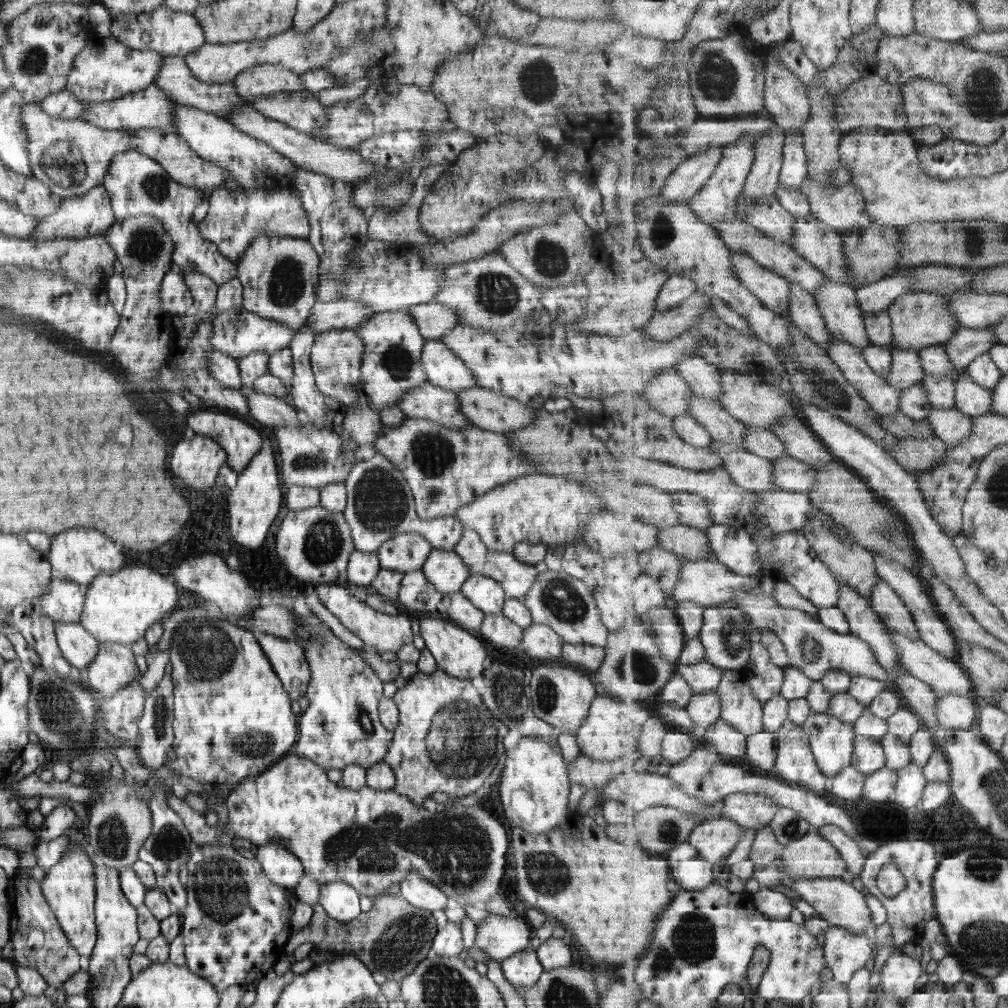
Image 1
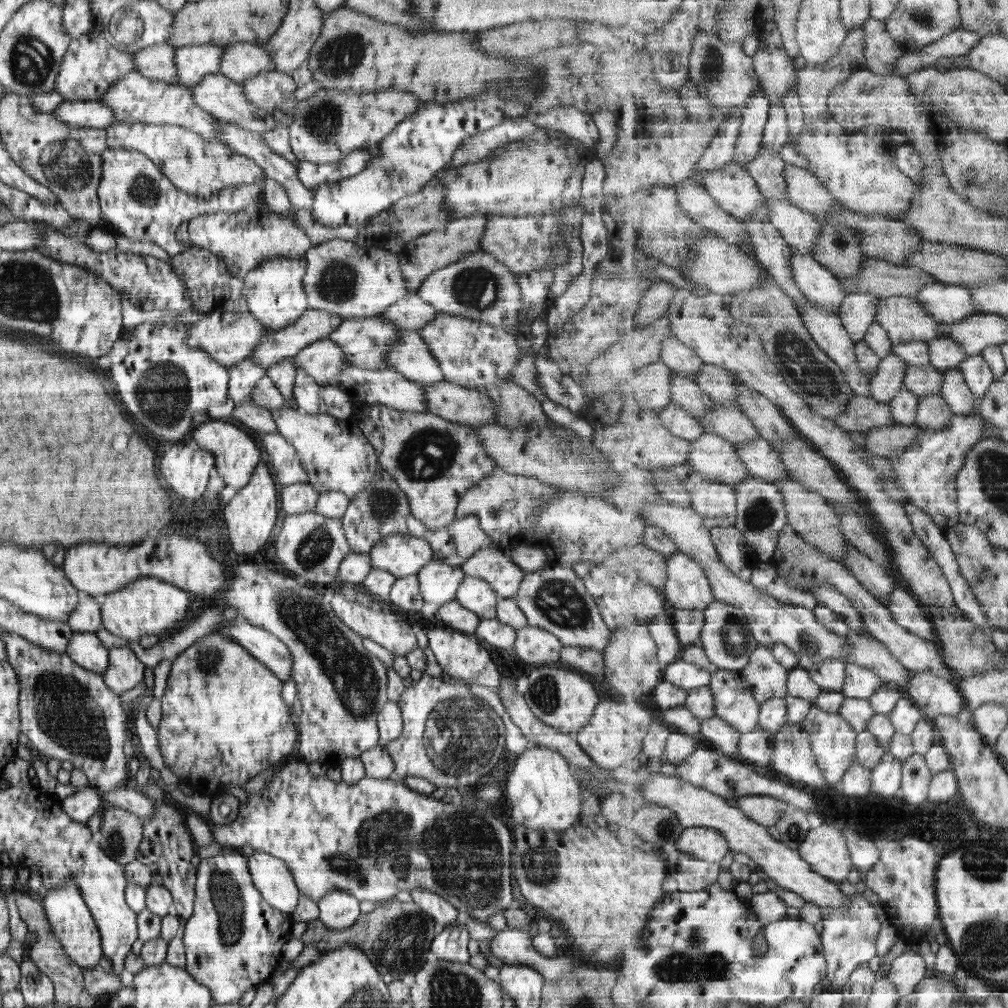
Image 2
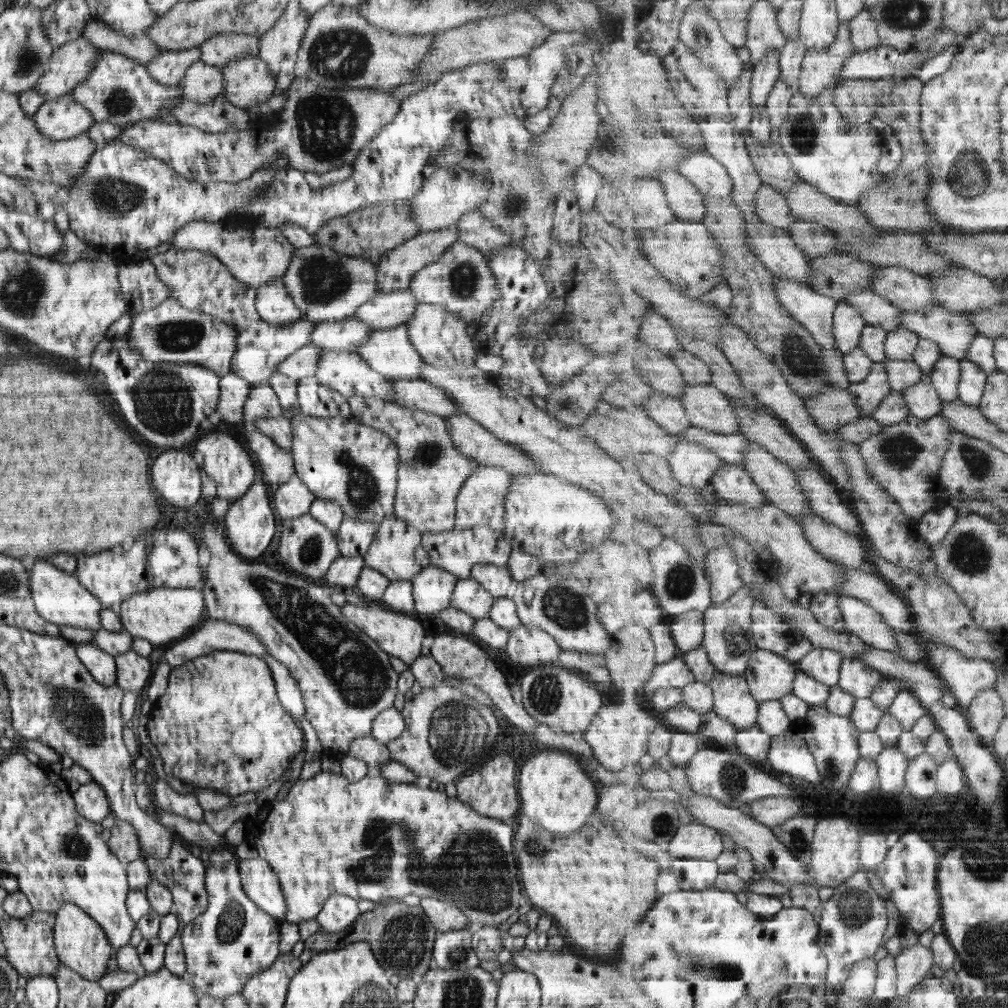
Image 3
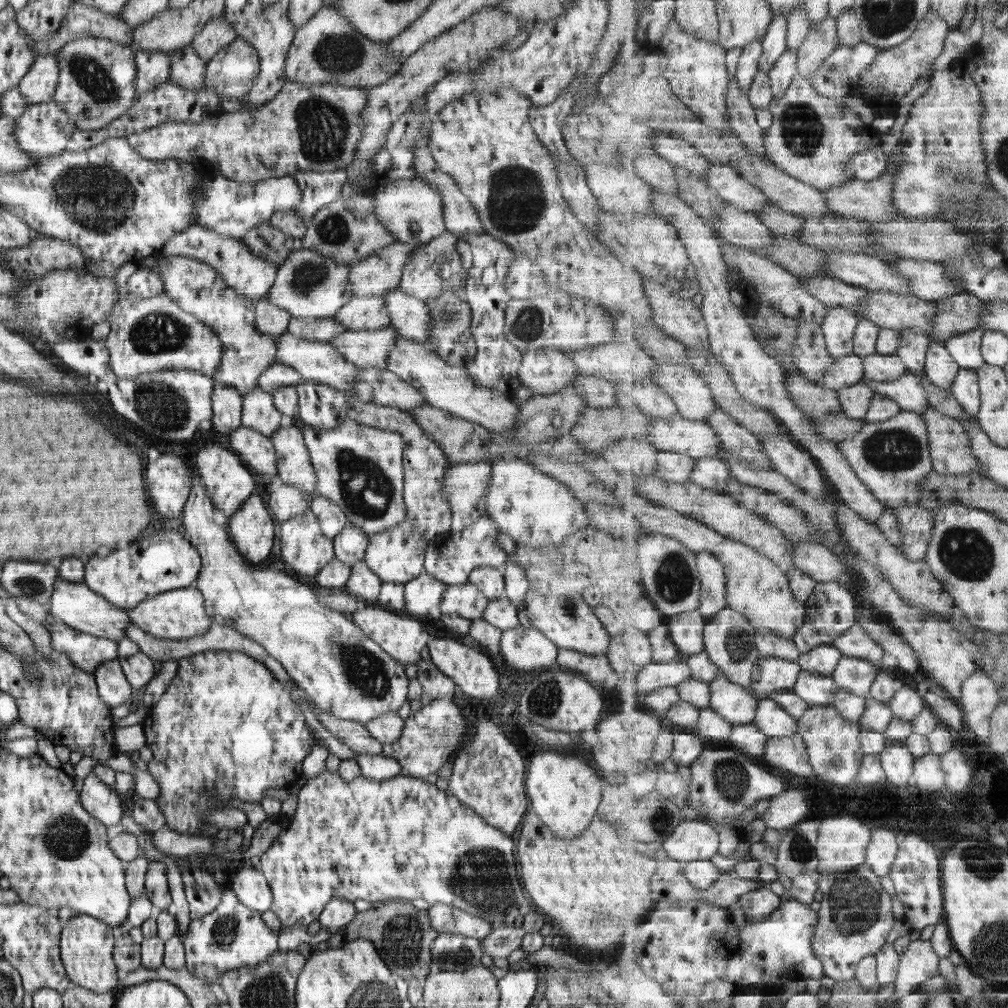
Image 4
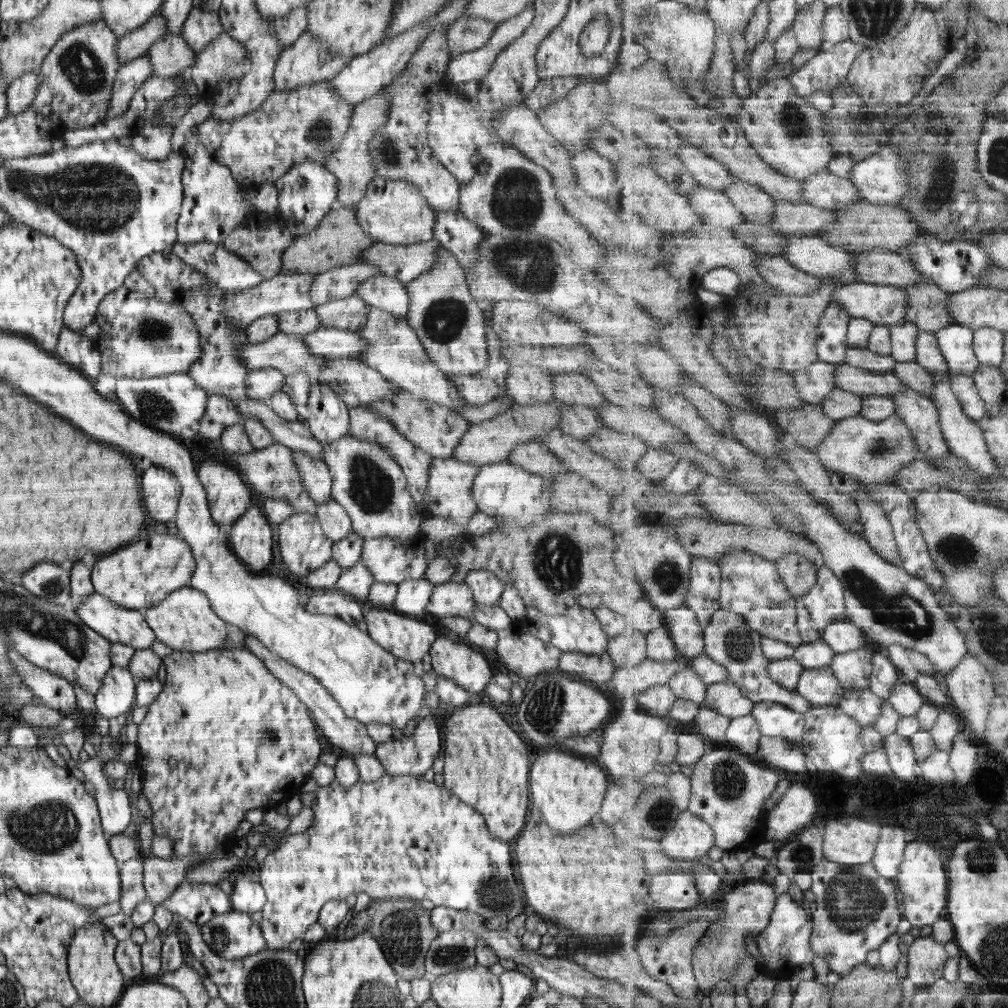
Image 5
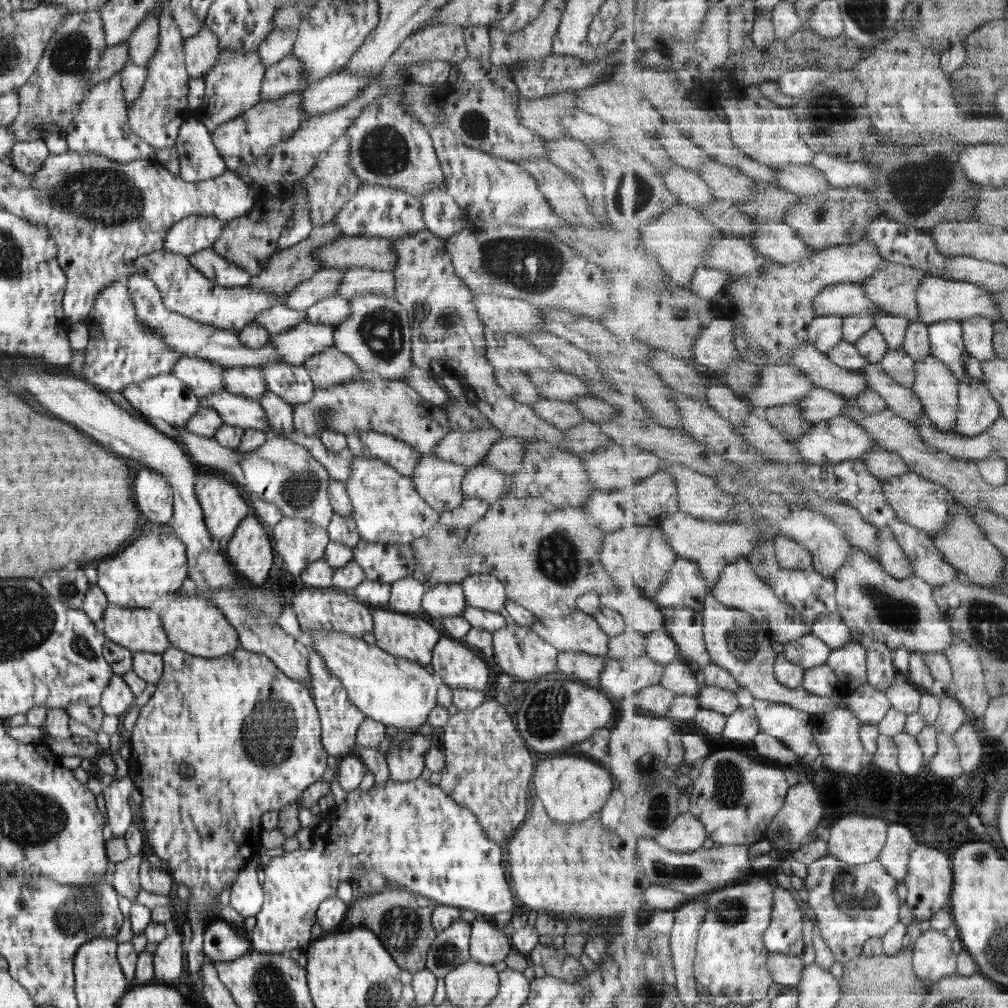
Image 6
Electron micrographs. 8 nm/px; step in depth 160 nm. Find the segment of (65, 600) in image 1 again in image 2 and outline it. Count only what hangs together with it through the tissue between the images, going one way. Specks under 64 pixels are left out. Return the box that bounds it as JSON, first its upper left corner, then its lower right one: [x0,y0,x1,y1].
[67,593,102,633]

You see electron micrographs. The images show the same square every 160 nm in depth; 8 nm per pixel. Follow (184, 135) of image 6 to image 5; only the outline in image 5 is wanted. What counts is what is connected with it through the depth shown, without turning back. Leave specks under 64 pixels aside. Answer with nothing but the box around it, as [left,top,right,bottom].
[177,126,255,244]

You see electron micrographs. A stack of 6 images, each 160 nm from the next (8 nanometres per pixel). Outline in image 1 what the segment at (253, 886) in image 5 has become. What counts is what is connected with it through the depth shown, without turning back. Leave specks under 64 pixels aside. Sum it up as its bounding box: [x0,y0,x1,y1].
[254,842,305,893]

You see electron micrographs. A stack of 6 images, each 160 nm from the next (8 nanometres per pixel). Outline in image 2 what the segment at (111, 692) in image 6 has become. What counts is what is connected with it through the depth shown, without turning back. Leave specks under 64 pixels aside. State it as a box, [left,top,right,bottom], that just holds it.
[65,632,110,674]

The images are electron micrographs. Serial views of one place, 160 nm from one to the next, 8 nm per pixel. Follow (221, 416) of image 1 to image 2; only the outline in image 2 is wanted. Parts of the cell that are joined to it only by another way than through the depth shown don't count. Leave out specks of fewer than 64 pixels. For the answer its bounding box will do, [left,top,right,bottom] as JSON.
[191,415,261,491]

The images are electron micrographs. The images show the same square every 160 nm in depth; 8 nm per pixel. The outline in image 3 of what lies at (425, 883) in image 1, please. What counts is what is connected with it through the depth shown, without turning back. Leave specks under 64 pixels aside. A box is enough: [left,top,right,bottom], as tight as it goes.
[420,896,470,933]

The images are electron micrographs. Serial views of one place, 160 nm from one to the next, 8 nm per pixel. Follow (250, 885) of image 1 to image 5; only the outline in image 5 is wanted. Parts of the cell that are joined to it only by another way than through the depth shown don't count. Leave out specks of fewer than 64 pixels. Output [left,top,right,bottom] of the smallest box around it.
[200,908,267,961]

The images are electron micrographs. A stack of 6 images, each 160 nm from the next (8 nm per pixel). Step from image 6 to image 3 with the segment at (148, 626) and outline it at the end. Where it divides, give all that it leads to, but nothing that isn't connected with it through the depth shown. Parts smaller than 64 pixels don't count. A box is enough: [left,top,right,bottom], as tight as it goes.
[28,559,103,632]

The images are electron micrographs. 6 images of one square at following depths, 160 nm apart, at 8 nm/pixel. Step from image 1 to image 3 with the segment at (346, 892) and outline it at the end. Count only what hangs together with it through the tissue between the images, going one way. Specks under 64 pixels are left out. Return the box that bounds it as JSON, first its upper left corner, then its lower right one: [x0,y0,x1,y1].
[316,894,360,933]

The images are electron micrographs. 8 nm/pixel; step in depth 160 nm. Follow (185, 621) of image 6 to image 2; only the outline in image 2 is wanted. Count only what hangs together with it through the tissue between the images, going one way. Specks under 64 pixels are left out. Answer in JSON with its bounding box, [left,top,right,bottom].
[97,577,193,641]

